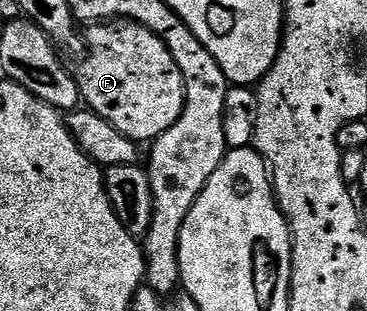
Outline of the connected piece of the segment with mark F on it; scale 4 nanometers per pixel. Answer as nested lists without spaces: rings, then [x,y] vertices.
[[[113,20],[108,24],[94,25],[90,30],[93,31],[87,34],[87,49],[80,59],[81,67],[75,70],[82,103],[103,116],[107,124],[119,128],[119,132],[123,132],[123,136],[127,136],[132,142],[152,143],[153,139],[167,132],[167,128],[171,128],[175,120],[179,120],[185,107],[185,85],[179,72],[179,64],[175,64],[167,44],[163,44],[163,40],[155,36],[155,32],[136,20]]]

